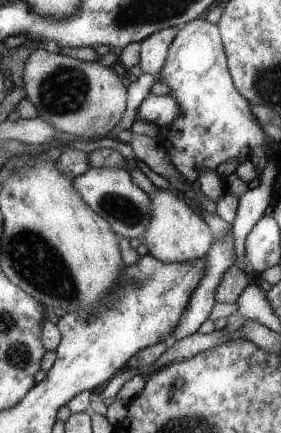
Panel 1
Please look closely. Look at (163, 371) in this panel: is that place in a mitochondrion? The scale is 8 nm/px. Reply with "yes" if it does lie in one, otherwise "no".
no

